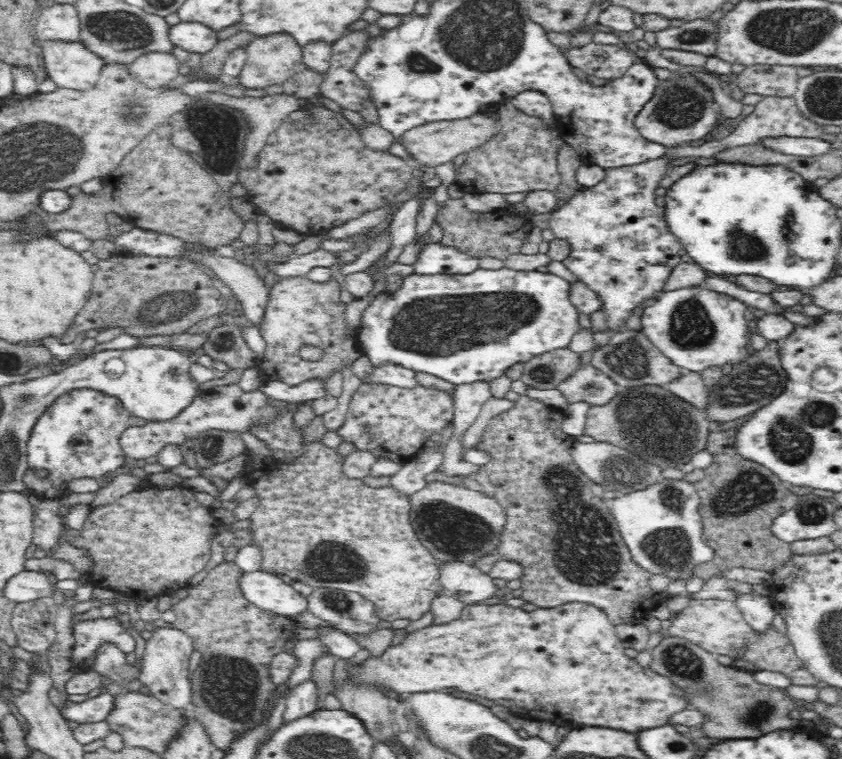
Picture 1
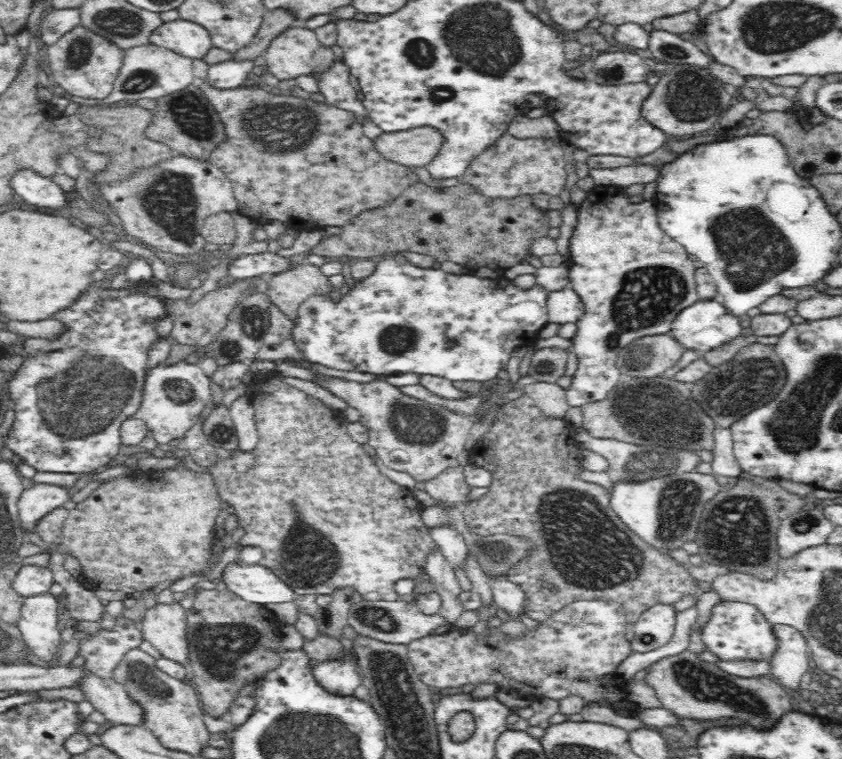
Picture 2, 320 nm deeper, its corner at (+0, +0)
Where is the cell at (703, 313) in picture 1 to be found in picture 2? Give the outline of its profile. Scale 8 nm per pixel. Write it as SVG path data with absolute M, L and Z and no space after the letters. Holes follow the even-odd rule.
M700 298L697 302L678 312L678 316L670 324L668 334L685 351L692 350L702 356L706 352L723 347L725 343L741 337L742 329L738 315L730 313L724 305L715 299Z

